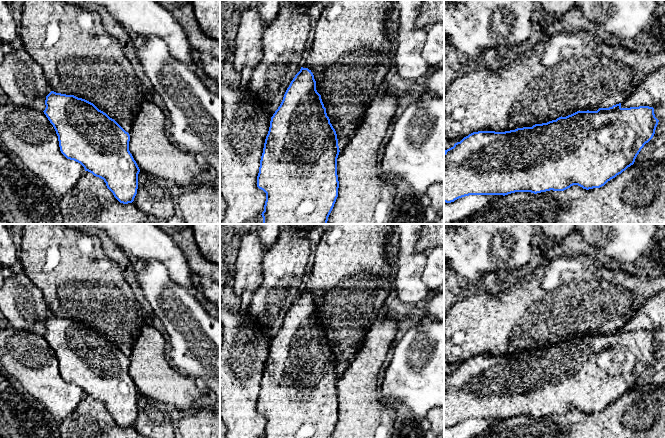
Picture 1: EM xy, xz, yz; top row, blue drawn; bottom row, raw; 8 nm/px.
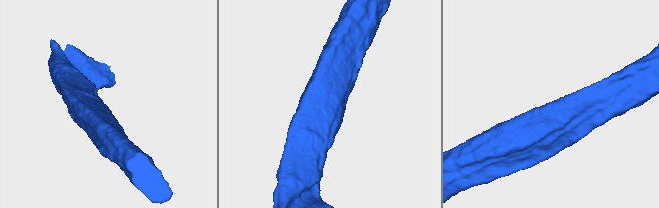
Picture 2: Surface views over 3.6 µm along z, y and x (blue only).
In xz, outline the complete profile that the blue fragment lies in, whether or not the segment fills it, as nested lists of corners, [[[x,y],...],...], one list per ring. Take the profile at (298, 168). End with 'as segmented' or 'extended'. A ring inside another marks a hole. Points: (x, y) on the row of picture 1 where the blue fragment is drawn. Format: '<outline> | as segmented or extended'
[[[301,67],[287,88],[283,100],[271,117],[260,160],[257,187],[266,193],[263,224],[327,224],[338,197],[338,139],[327,116],[321,95],[316,90],[314,75]]] | as segmented

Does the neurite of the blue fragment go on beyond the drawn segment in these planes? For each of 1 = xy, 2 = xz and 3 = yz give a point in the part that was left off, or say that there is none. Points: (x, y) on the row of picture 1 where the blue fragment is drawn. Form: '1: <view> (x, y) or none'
1: none
2: none
3: none

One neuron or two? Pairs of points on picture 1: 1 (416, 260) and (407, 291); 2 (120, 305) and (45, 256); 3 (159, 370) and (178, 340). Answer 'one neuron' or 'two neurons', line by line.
1: one neuron
2: one neuron
3: two neurons

